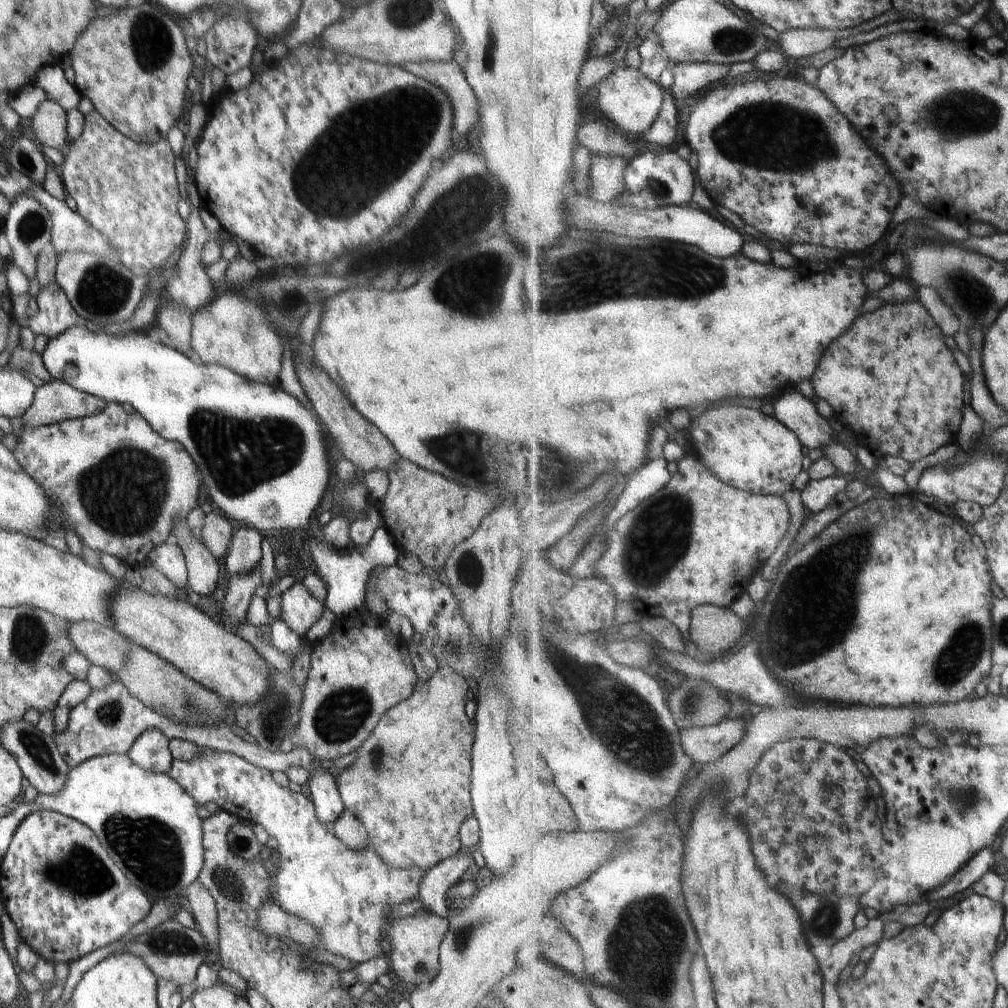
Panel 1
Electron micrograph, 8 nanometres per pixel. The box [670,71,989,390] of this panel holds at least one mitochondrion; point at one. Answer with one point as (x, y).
(751, 129)

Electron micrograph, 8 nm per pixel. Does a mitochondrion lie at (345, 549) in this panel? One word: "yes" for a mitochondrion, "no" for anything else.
no

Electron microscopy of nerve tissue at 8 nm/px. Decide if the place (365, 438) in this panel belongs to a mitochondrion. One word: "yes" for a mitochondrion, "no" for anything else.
no

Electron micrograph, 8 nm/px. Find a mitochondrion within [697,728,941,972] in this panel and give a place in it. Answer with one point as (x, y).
(825, 920)

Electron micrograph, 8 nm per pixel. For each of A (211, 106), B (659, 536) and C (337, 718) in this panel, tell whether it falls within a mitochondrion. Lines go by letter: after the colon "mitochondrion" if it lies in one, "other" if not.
A: other
B: mitochondrion
C: mitochondrion

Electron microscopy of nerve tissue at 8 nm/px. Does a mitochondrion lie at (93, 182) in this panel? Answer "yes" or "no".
no

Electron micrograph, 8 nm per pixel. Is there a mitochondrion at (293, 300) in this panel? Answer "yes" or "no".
no

